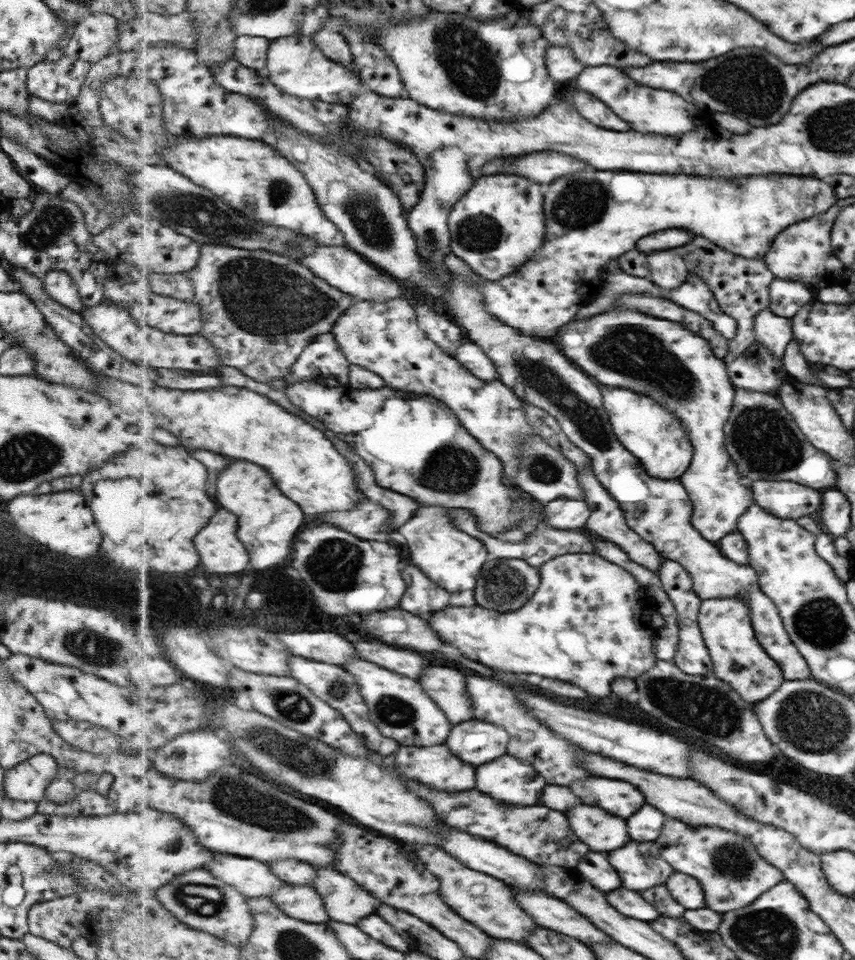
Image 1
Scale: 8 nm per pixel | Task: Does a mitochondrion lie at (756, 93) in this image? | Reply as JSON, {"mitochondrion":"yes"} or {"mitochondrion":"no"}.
{"mitochondrion":"yes"}

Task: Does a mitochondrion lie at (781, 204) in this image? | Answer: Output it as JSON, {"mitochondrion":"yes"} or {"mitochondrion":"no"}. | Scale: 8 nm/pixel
{"mitochondrion":"no"}

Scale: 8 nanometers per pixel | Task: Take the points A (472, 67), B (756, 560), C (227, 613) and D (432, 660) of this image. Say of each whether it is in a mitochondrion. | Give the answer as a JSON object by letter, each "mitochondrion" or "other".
{"A":"mitochondrion","B":"other","C":"other","D":"other"}

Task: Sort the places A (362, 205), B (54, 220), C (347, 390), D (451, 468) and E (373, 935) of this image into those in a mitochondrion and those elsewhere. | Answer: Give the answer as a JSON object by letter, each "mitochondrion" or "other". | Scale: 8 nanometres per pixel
{"A":"mitochondrion","B":"mitochondrion","C":"other","D":"mitochondrion","E":"other"}

